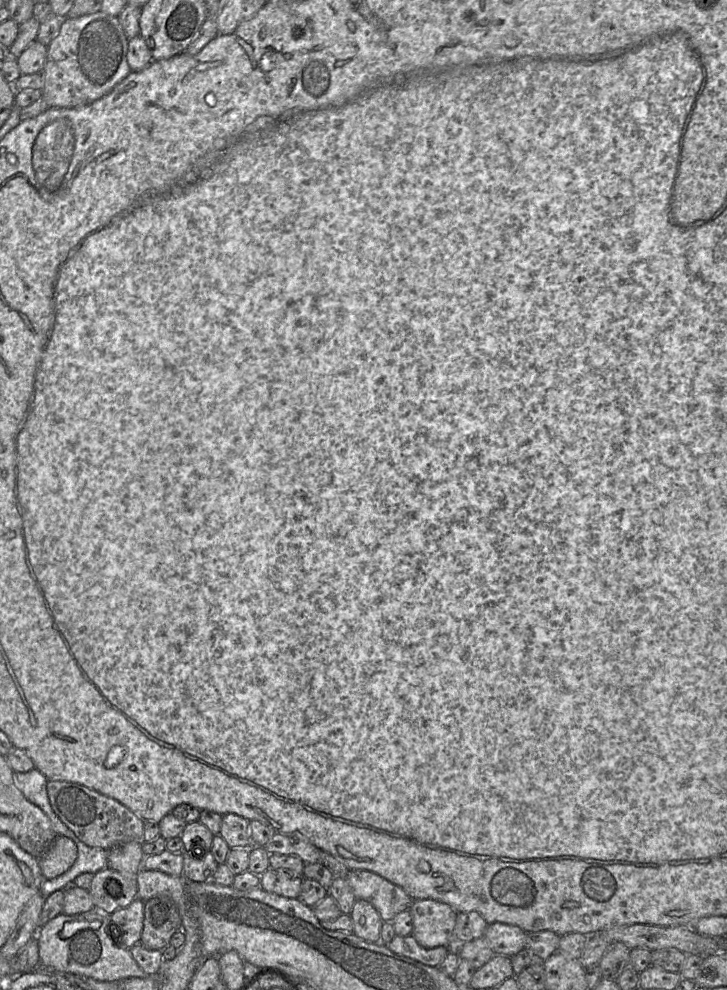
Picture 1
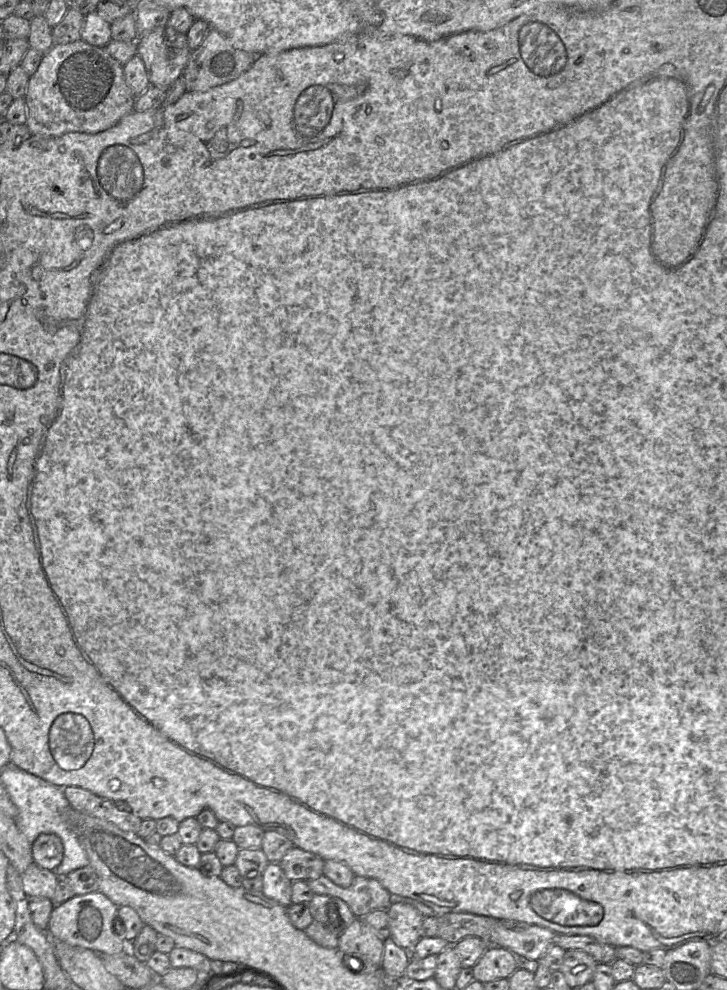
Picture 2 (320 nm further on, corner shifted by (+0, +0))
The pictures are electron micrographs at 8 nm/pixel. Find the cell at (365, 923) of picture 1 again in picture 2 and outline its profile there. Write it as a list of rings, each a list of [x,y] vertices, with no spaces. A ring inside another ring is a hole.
[[[356,918],[339,936],[338,949],[360,960],[349,961],[351,970],[367,973],[381,968],[384,942],[362,918]]]

